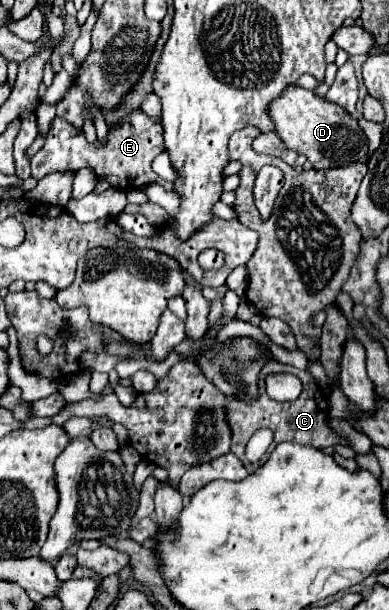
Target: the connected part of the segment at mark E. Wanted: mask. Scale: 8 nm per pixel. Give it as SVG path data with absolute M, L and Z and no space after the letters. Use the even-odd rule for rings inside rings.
M142 110L132 112L130 120L118 126L114 132L108 136L108 144L96 146L88 144L84 138L82 130L76 130L72 124L68 124L64 118L56 116L52 120L52 126L48 130L45 145L30 160L31 176L37 180L42 179L46 174L54 170L80 170L80 168L90 168L94 170L100 178L110 182L116 188L122 190L132 190L132 188L142 188L146 184L158 182L166 190L172 190L172 182L162 180L158 174L152 170L152 160L156 154L164 150L164 136L162 136L162 126L154 120L150 120Z

